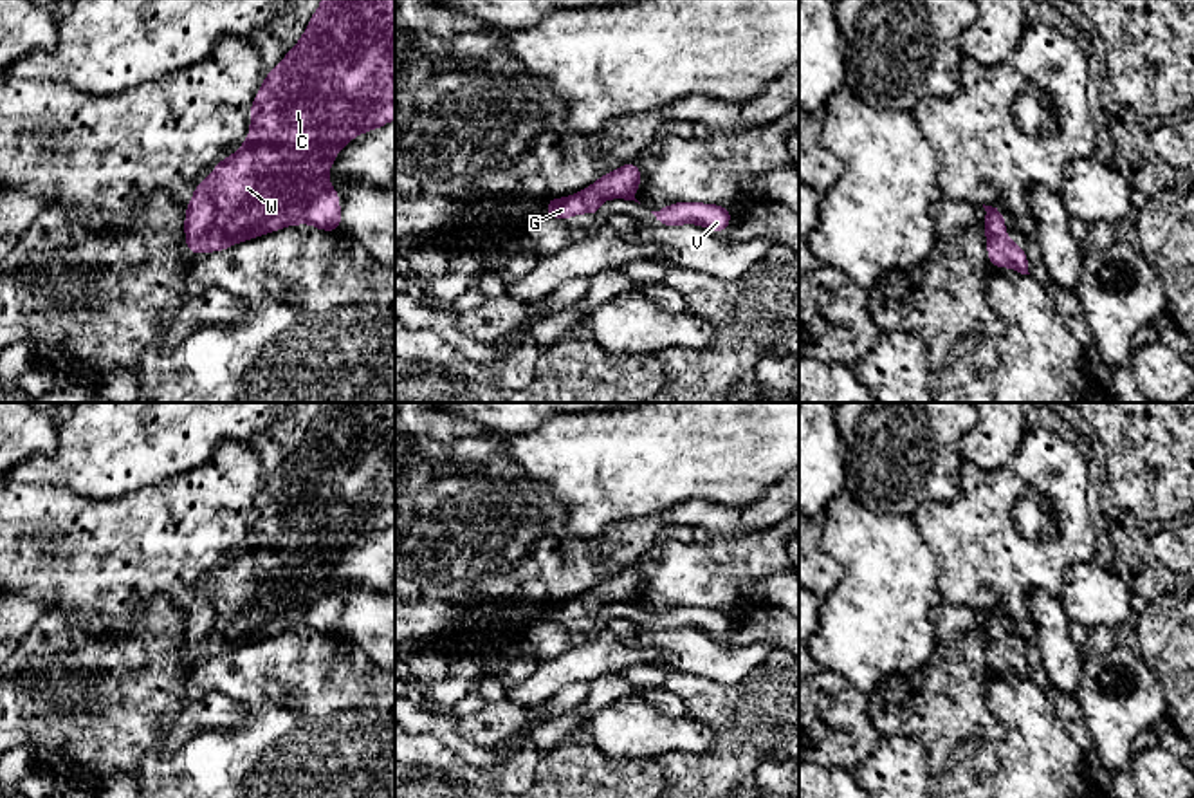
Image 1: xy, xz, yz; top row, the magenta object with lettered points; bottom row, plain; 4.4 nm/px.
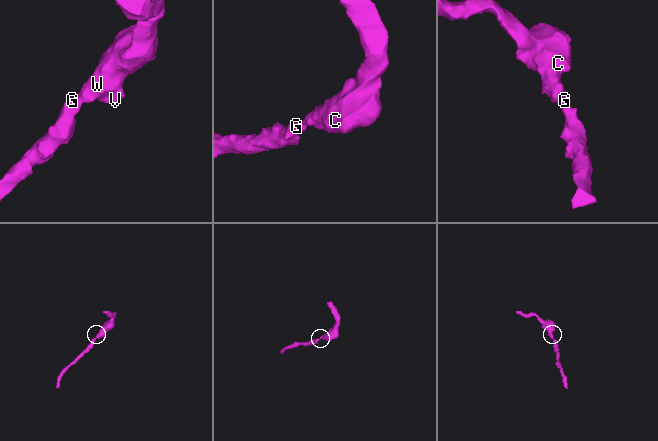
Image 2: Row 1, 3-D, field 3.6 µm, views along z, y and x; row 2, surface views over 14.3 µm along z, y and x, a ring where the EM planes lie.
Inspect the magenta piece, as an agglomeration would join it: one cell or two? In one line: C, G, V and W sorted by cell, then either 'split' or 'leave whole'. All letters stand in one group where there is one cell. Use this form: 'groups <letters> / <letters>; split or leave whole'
groups C G V W; leave whole

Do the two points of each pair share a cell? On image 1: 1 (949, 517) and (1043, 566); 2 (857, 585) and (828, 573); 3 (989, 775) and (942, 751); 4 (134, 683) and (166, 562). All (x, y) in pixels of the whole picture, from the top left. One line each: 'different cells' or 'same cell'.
1: same cell
2: different cells
3: different cells
4: different cells

